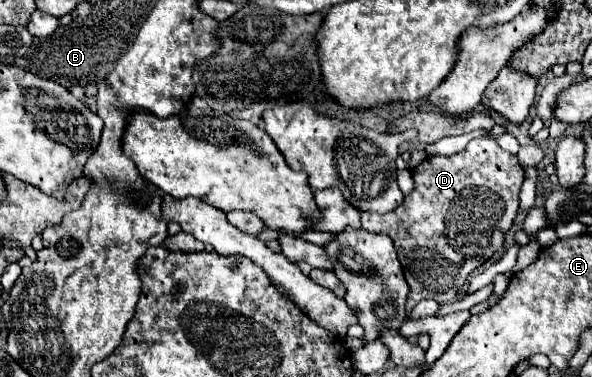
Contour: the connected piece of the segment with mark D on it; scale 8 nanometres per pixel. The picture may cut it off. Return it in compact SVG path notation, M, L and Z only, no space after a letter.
M481 136L467 144L467 148L453 156L427 156L413 168L413 190L405 194L401 206L389 214L361 212L361 224L367 232L387 234L399 254L399 262L405 272L405 280L411 286L407 300L407 312L423 298L433 298L439 304L453 302L457 292L465 284L467 276L481 266L495 250L503 246L505 234L511 228L519 210L519 188L525 180L525 172L517 162L517 156L505 152L495 138Z

